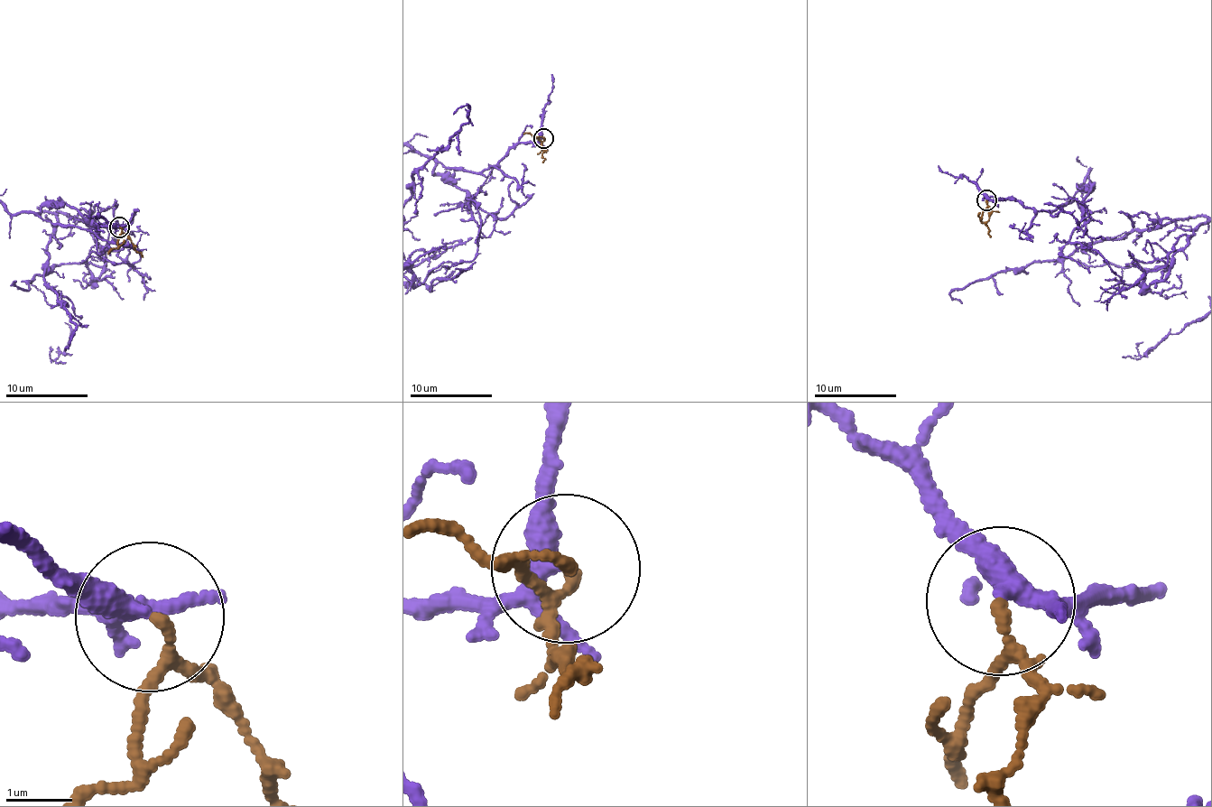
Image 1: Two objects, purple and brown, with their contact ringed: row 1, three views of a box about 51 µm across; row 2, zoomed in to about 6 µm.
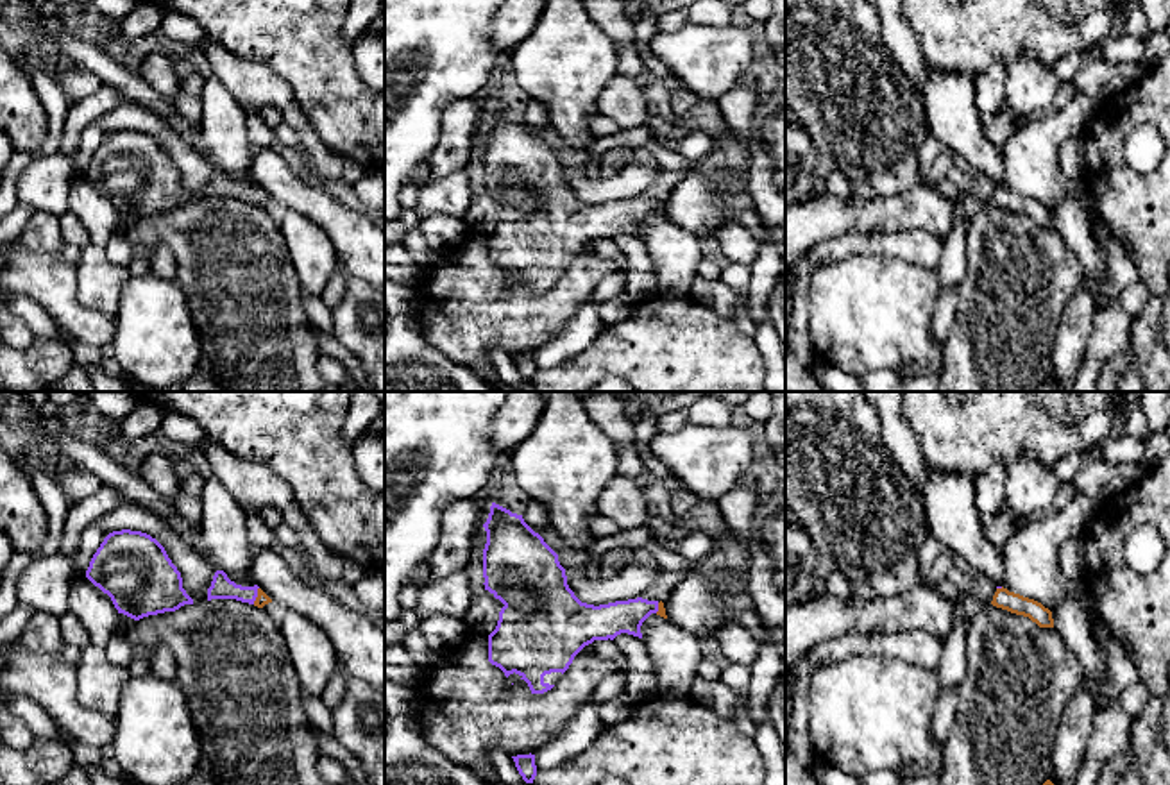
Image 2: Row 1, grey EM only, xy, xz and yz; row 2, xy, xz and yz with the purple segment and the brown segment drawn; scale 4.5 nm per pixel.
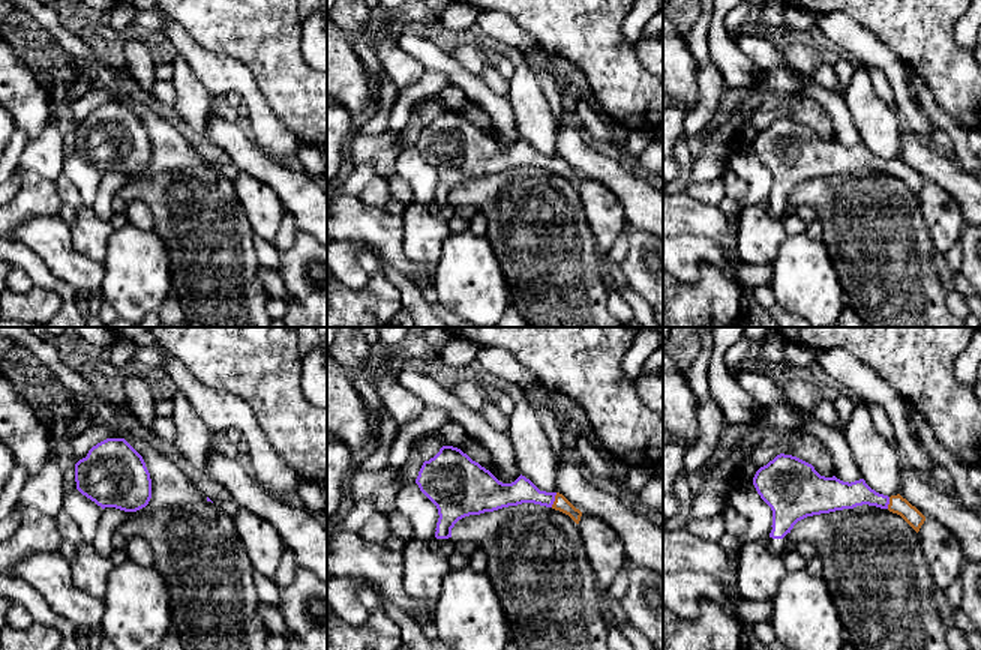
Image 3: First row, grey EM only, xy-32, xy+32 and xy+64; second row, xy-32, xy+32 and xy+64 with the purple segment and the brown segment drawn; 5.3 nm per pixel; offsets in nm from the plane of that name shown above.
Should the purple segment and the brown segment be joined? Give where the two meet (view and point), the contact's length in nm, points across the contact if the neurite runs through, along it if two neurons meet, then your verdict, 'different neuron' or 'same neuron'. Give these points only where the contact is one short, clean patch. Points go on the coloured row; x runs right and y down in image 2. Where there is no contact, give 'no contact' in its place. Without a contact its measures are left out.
meets purple in xy at (256, 596); contact 80 nm long; runs through xy (222, 587), (256, 596), (262, 599); same neuron

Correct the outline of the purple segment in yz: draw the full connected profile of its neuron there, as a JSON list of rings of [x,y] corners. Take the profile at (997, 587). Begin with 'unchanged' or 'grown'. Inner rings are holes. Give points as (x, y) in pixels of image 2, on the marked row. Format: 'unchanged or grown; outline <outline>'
grown; outline [[[996,587],[991,604],[1011,613],[1029,617],[1039,628],[1054,628],[1052,612],[1048,608],[1034,599],[1009,592],[1004,587]]]

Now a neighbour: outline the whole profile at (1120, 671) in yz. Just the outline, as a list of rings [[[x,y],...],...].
[[[1091,629],[1097,649],[1106,663],[1106,671],[1098,681],[1088,681],[1086,688],[1098,699],[1118,699],[1118,696],[1131,685],[1141,681],[1141,676],[1131,658],[1113,644],[1106,629]]]

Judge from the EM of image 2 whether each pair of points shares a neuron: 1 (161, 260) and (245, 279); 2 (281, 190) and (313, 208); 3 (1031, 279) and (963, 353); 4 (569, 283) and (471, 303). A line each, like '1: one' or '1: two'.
1: two
2: one
3: one
4: one

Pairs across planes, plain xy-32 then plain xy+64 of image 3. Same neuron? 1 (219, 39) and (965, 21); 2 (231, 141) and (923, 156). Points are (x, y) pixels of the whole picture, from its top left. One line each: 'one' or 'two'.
1: two
2: one

